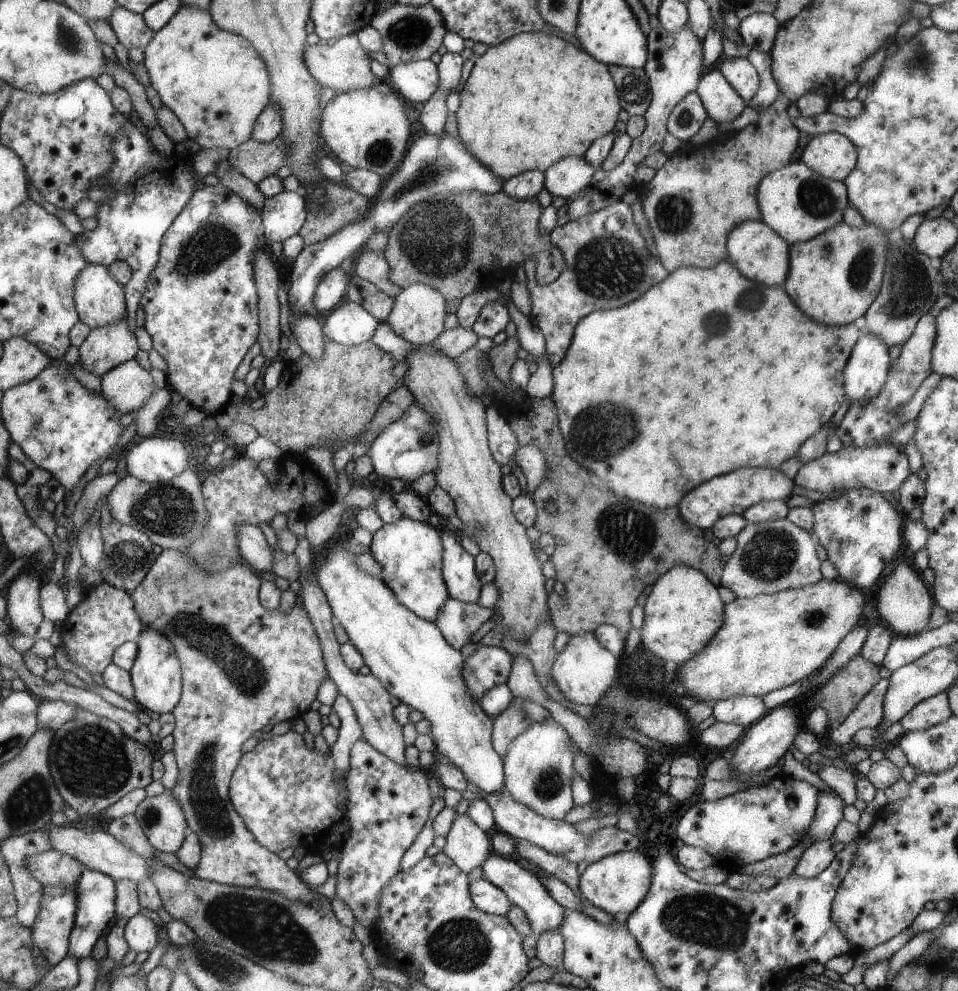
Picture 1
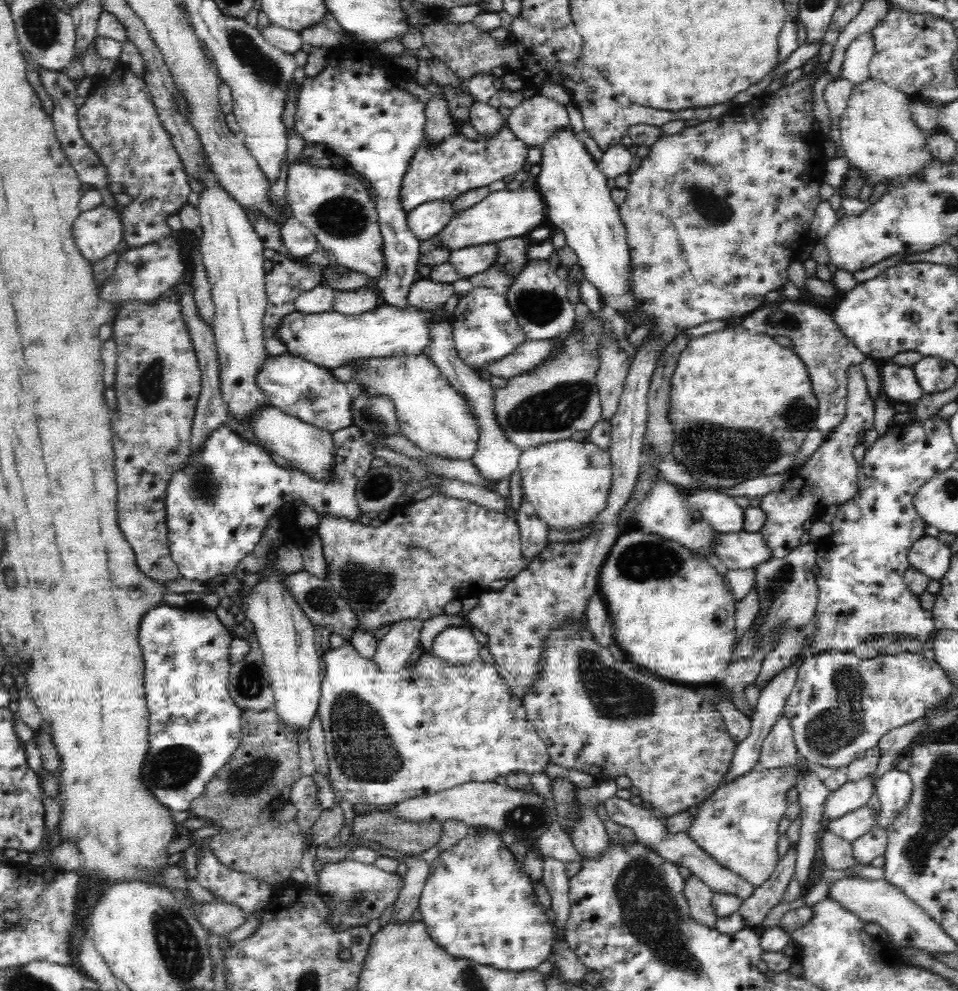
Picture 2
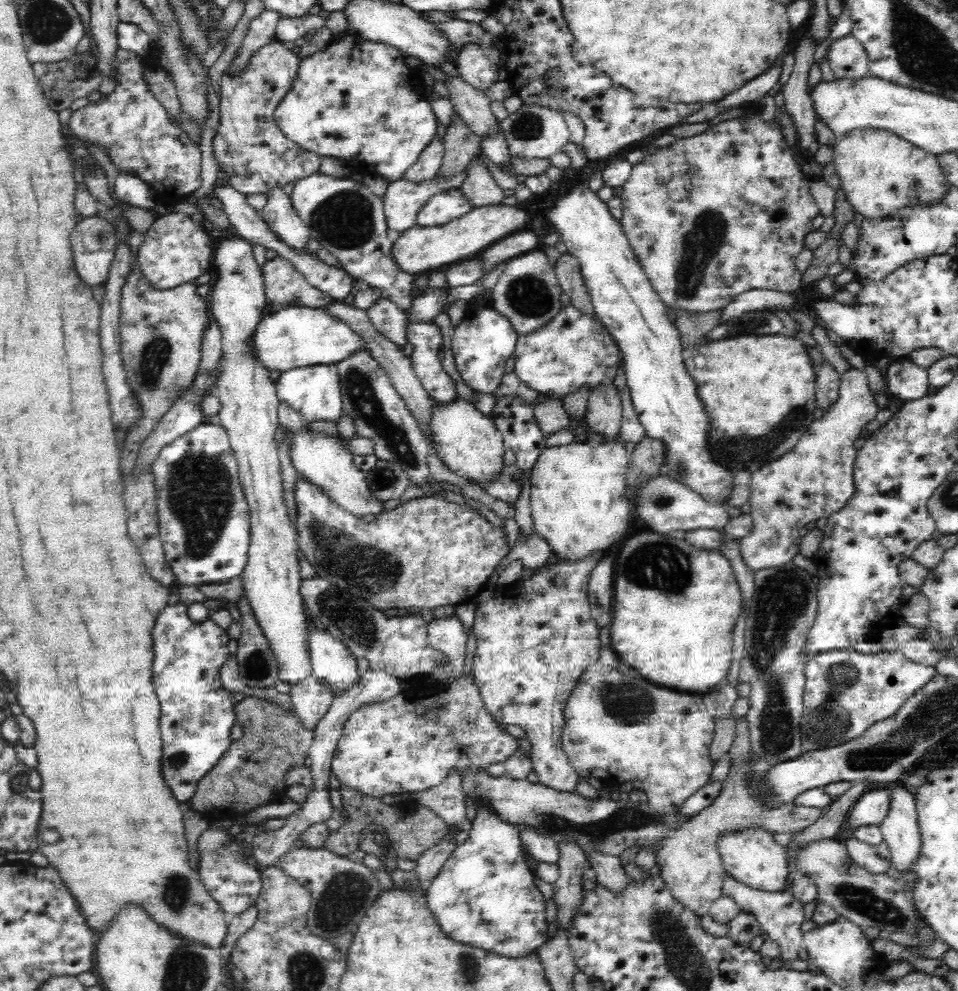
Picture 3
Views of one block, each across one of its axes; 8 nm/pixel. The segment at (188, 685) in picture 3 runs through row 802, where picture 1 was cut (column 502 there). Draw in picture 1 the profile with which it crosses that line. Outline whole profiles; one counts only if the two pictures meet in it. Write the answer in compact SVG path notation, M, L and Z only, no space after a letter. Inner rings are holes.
M445 132L440 135L418 136L414 144L410 145L410 156L406 155L404 162L392 176L388 178L380 192L372 200L367 216L351 225L346 225L341 231L333 234L329 239L319 243L306 245L299 256L295 258L293 269L287 284L289 306L298 314L316 316L318 310L314 302L318 283L325 274L344 262L349 262L351 256L360 253L365 240L379 230L396 226L409 210L418 203L430 202L440 196L453 195L462 191L476 191L492 195L504 188L504 182L492 169L480 162L469 152L460 136L451 138Z

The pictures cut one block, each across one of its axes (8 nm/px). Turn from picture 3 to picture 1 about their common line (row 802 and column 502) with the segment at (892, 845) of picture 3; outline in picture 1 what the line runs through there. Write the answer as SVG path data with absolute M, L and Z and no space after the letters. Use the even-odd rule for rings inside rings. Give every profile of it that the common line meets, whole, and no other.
M479 879L469 884L474 904L484 912L493 915L507 915L514 906L511 898L489 880Z

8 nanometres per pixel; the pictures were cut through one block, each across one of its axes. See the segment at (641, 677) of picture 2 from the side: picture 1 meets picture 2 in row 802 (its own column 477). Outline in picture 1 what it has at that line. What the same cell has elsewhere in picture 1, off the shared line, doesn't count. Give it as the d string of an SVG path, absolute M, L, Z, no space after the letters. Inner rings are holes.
M502 646L470 647L466 652L464 676L469 694L478 702L486 691L508 682L513 656Z

